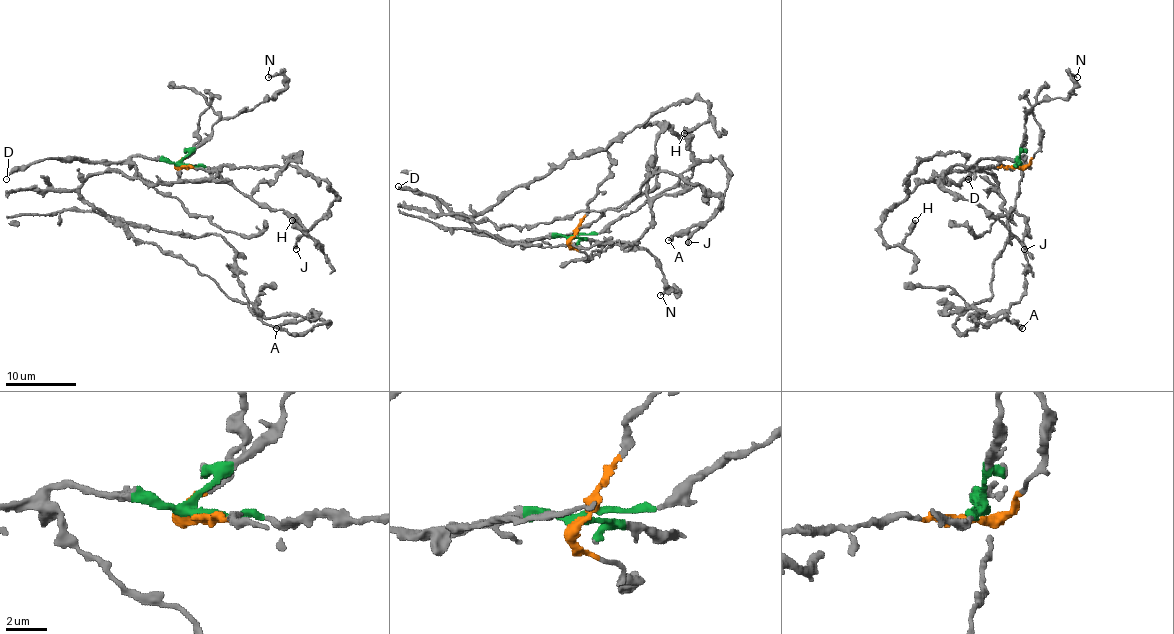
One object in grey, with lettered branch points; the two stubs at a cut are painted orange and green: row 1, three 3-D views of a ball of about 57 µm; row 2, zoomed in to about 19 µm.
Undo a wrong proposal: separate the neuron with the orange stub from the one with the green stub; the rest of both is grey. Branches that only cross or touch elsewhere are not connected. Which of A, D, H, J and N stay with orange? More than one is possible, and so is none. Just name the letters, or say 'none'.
A, H

